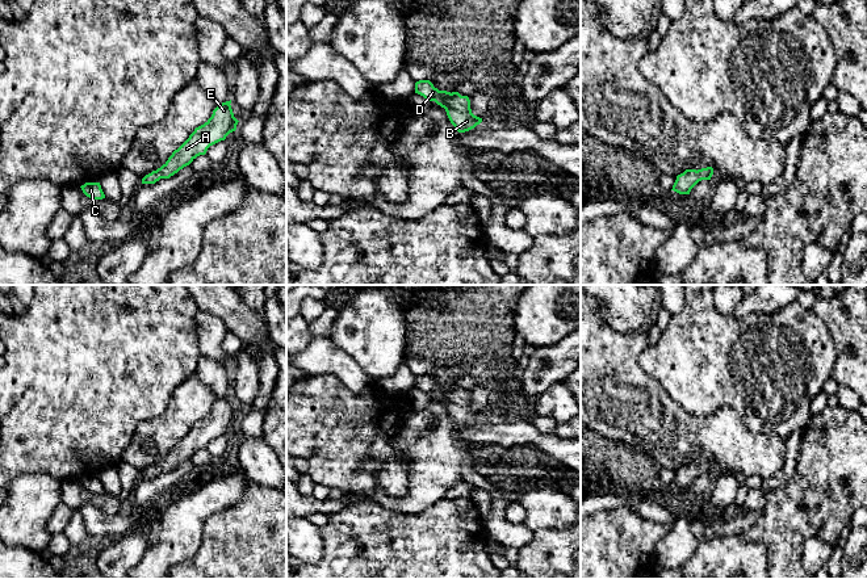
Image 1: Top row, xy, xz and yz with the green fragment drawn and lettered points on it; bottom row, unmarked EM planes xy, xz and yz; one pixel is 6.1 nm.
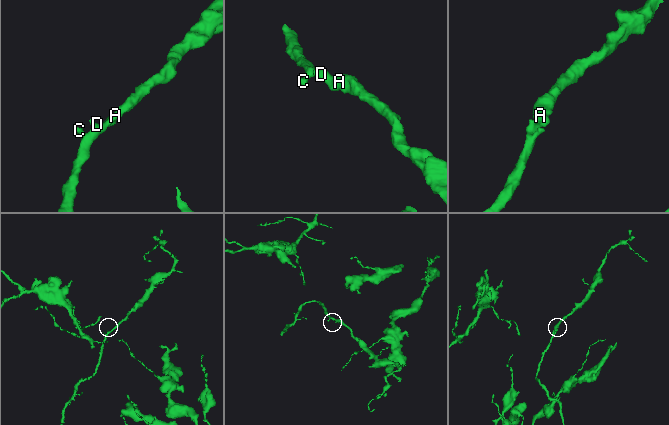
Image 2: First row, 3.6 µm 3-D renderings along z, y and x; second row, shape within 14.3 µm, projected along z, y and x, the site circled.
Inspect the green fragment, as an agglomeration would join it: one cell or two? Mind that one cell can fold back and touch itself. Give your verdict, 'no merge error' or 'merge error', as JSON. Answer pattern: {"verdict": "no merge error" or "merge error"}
{"verdict": "no merge error"}

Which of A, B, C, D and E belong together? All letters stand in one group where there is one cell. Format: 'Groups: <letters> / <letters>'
Groups: A B C D E

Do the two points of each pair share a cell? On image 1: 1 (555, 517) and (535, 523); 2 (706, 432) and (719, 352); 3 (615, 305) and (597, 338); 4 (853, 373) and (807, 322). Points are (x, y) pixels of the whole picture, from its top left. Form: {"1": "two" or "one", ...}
{"1": "one", "2": "two", "3": "two", "4": "two"}

